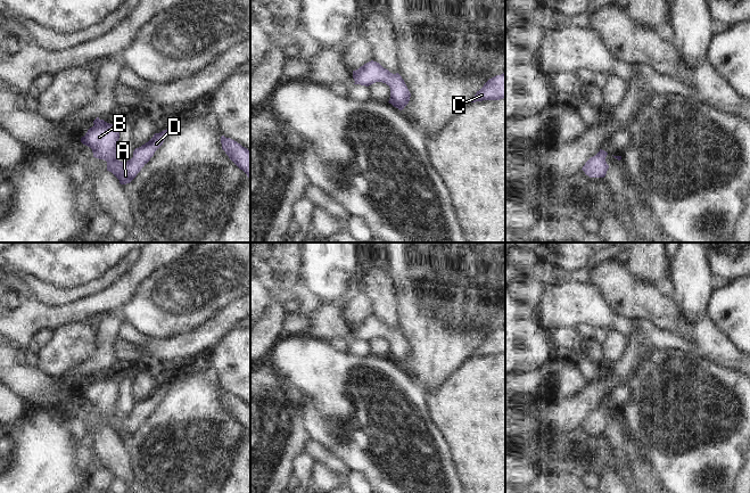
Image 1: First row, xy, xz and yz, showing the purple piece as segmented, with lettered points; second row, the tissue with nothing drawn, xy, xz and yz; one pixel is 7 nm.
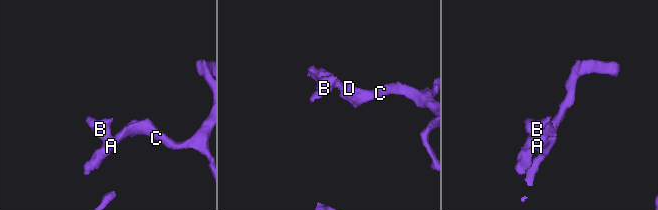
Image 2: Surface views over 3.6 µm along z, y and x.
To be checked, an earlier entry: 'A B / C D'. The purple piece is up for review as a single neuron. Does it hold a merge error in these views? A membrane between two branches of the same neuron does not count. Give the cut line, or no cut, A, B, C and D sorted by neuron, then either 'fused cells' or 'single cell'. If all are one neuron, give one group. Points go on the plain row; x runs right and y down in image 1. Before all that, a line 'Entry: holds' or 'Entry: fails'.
Entry: fails
no cut; A B C D; single cell

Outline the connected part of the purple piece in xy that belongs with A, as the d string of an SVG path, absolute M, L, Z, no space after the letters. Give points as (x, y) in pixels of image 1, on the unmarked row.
M97 372L93 376L93 381L88 385L84 392L81 393L81 397L92 404L93 412L104 414L107 417L107 426L112 427L118 435L121 439L130 438L141 424L150 416L155 406L163 400L167 389L175 383L171 381L159 388L155 388L154 392L139 403L133 406L133 412L127 417L121 417L117 413L117 398L119 394L119 384L115 380L105 377Z

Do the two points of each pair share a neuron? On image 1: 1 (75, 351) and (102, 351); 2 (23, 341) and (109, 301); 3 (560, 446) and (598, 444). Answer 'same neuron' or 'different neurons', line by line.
1: different neurons
2: same neuron
3: same neuron

